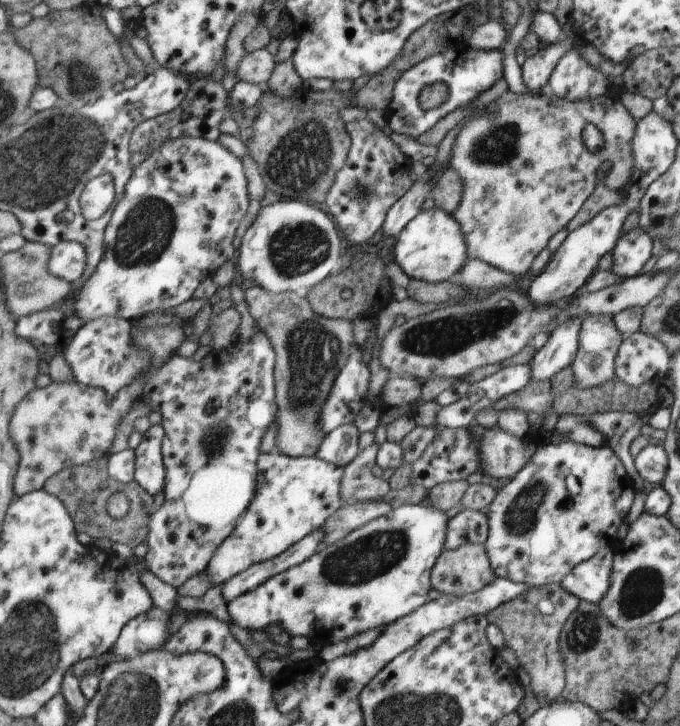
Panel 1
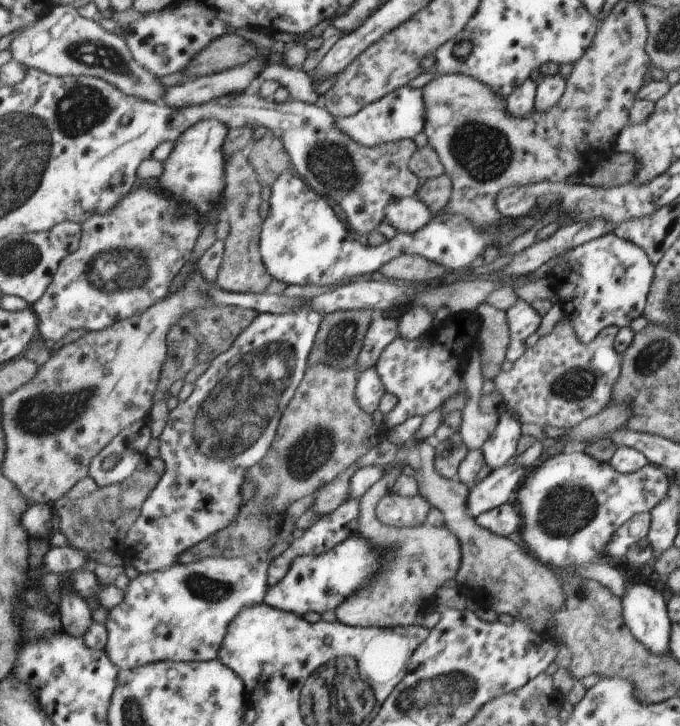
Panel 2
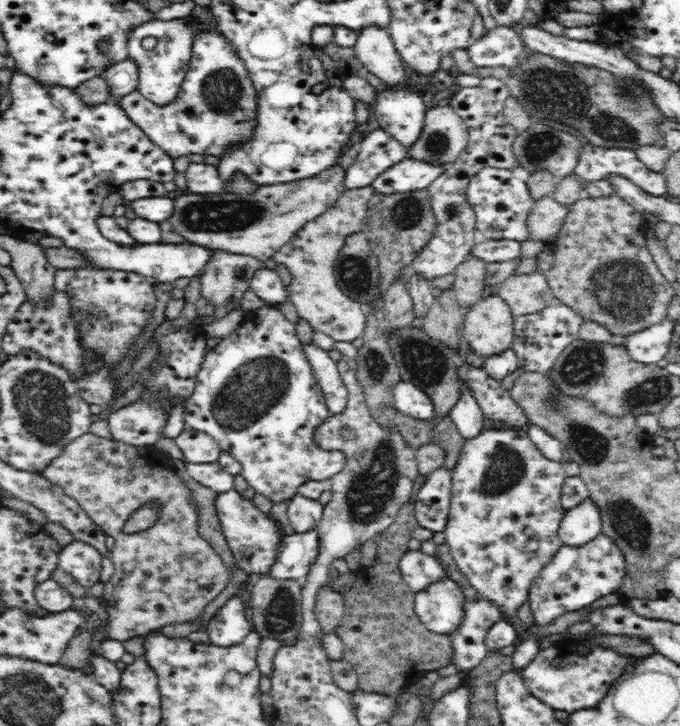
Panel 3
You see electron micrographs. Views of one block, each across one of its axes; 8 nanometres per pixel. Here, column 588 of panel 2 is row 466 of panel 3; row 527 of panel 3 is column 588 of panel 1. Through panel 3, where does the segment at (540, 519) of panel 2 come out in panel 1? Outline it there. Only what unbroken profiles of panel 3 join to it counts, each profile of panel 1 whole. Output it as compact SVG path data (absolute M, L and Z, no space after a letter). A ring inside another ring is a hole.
M566 441L560 444L541 444L536 450L532 458L528 460L528 464L523 470L514 476L502 487L494 500L489 504L488 517L488 538L482 548L487 549L487 555L490 557L491 567L495 571L495 575L506 580L516 581L516 584L527 584L529 587L543 588L546 585L557 584L572 572L572 568L578 567L580 563L592 559L596 552L602 551L603 548L614 549L620 540L624 540L632 526L632 508L636 508L636 500L640 500L640 492L636 490L636 482L632 478L632 474L628 472L628 466L622 458L618 458L611 448L606 446L596 447L586 444L578 444L578 442Z

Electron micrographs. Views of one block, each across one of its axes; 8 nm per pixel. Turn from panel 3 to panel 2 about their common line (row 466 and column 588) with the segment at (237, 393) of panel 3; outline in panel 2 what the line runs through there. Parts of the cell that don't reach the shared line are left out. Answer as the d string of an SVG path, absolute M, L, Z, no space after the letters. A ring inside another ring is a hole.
M612 232L589 240L562 255L561 265L556 266L556 277L574 283L572 300L569 303L562 302L563 314L570 320L581 342L590 344L603 328L629 327L634 318L643 315L654 280L654 266L640 245Z

